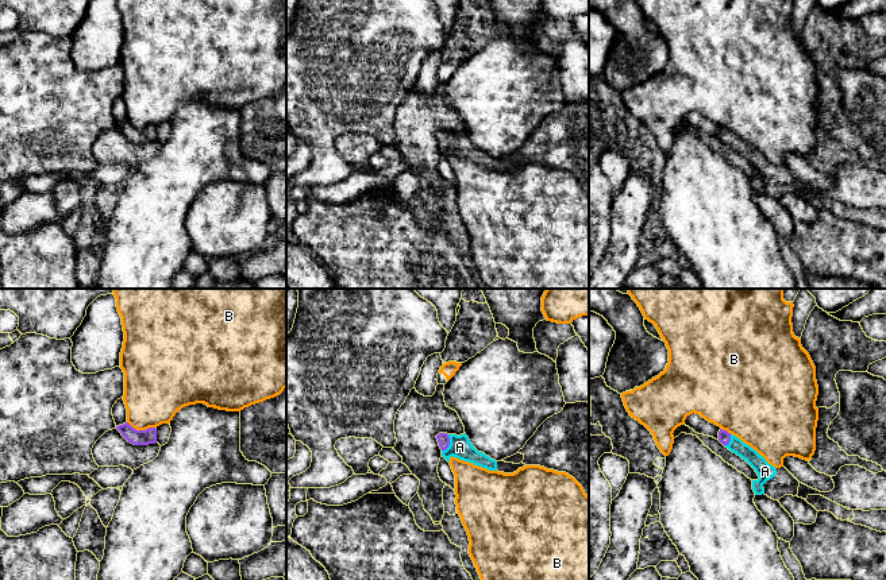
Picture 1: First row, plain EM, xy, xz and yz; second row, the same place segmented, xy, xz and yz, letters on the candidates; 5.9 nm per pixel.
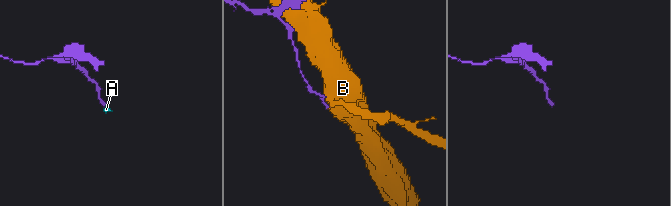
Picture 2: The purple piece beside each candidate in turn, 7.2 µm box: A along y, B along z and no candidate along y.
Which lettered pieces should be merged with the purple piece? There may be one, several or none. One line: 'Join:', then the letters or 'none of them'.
Join: A

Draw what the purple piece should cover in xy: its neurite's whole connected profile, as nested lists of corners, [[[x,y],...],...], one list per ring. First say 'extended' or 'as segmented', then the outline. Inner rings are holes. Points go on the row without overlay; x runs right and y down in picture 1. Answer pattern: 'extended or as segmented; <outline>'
as segmented; [[[128,120],[116,124],[122,134],[134,143],[149,143],[157,140],[157,127],[136,128]]]

